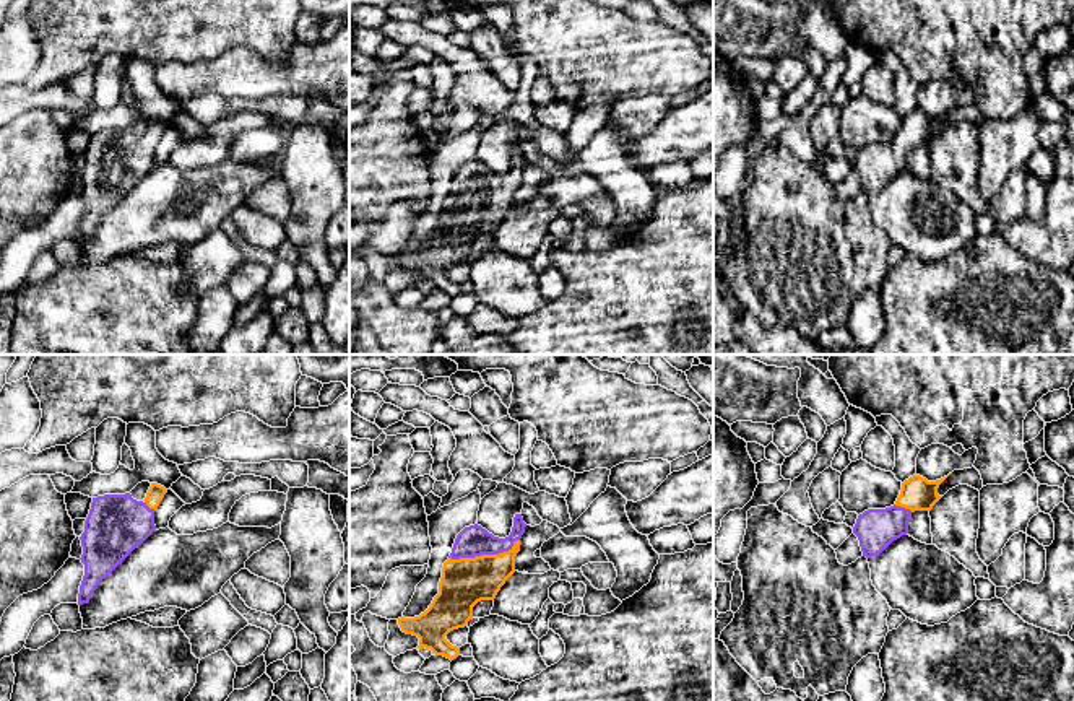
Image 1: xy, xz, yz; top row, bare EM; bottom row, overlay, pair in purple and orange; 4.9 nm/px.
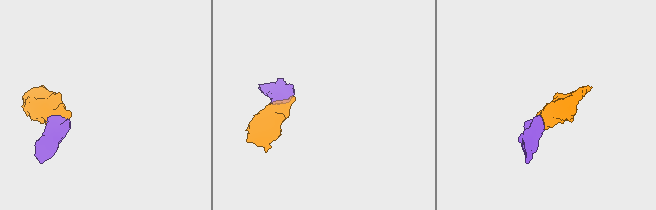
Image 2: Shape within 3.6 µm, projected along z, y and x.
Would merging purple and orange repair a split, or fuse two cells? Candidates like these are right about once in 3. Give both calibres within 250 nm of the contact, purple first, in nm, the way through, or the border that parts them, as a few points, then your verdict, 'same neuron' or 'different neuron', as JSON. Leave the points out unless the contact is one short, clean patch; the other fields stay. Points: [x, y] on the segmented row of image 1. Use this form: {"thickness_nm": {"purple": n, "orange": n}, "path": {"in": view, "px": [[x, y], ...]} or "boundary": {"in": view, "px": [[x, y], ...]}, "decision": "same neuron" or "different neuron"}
{"thickness_nm": {"purple": 150, "orange": 240}, "path": {"in": "xz", "px": [[473, 540], [483, 553], [480, 565], [467, 581]]}, "decision": "same neuron"}

